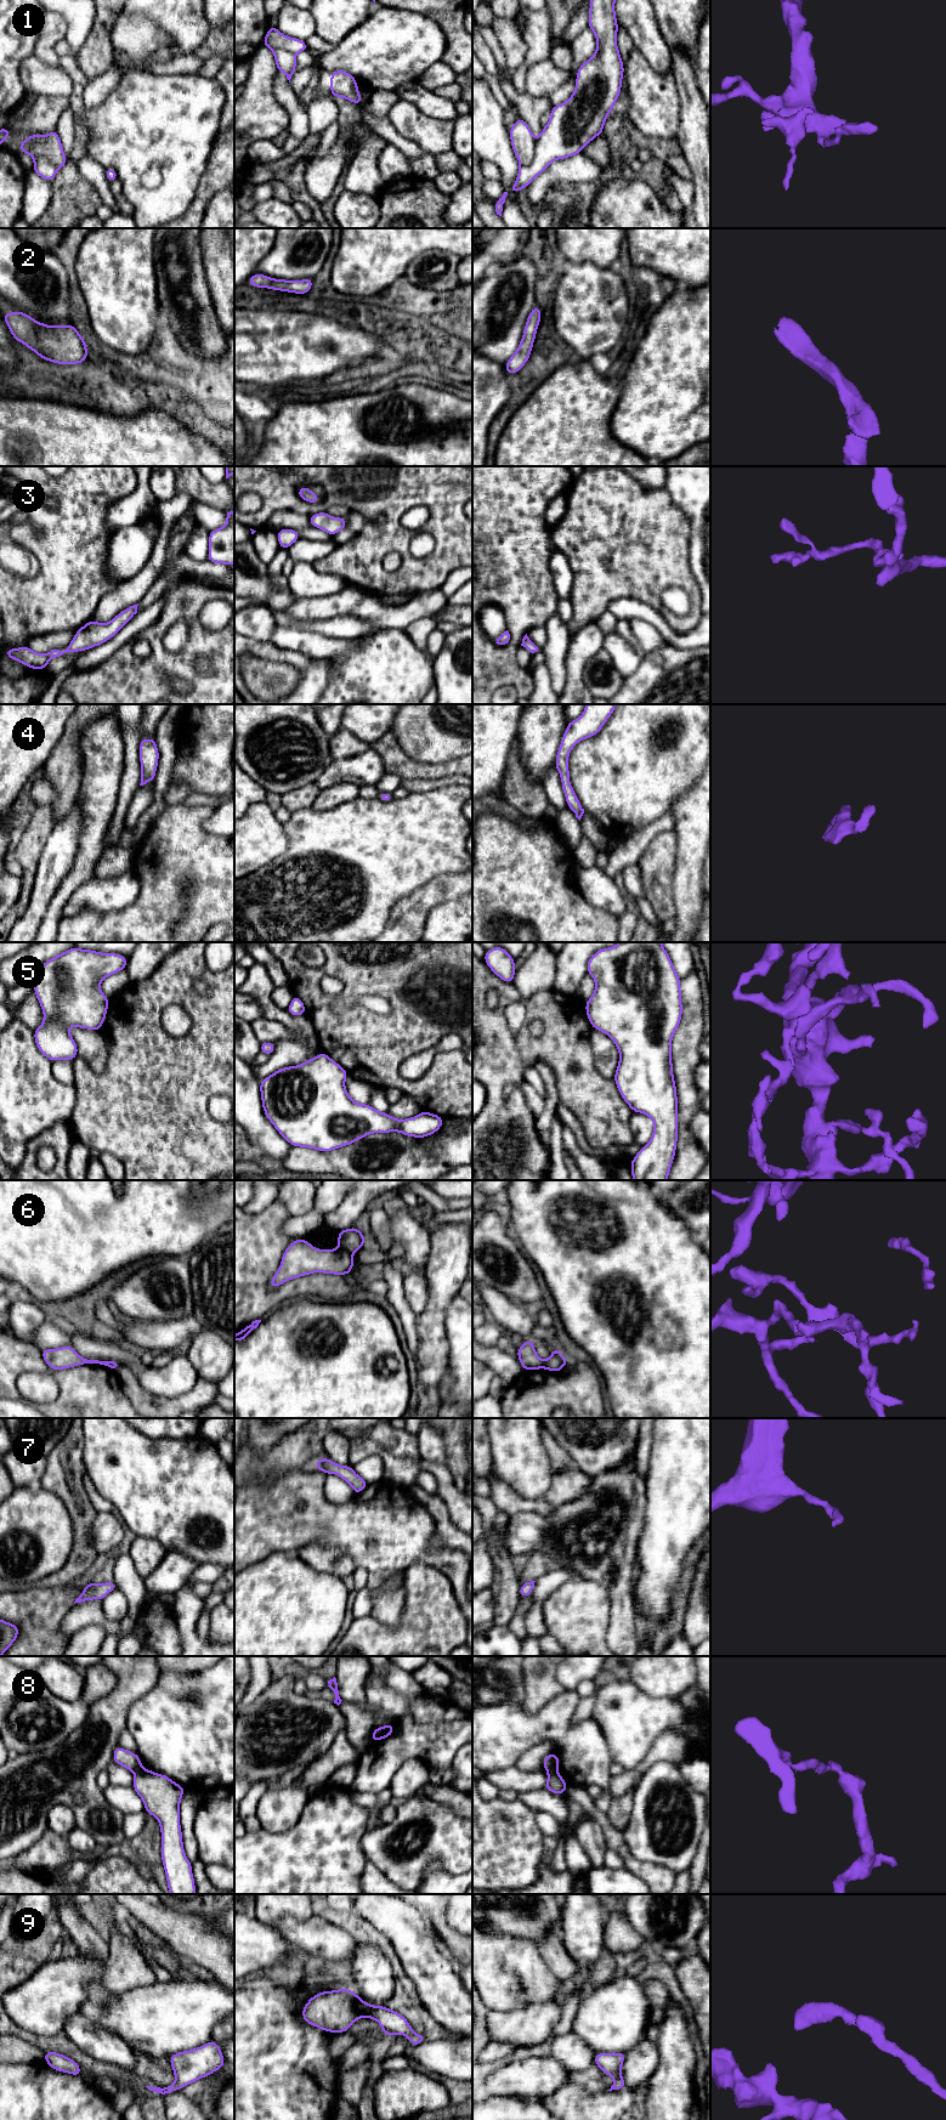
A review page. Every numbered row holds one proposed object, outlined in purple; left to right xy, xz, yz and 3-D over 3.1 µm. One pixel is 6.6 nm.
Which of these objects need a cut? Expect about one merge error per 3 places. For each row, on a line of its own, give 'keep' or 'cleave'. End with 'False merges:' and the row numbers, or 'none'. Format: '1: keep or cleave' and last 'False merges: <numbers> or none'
1: cleave
2: keep
3: keep
4: keep
5: keep
6: cleave
7: keep
8: cleave
9: keep
False merges: 1, 6, 8

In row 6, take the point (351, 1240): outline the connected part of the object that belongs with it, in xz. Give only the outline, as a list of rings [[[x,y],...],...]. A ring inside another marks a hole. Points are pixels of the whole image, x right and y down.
[[[355,1226],[338,1231],[339,1248],[355,1253],[361,1249],[364,1245],[364,1235]]]

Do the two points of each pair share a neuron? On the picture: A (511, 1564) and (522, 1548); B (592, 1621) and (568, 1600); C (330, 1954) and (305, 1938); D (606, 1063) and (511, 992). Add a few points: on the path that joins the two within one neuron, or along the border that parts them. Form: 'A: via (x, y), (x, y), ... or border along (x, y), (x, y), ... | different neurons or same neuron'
A: border along (504, 1530), (503, 1546), (516, 1559) | different neurons
B: via (585, 1617), (575, 1606) | same neuron
C: via (324, 1948), (315, 1938), (311, 1938) | same neuron
D: border along (592, 1027), (589, 1046), (594, 1066), (606, 1078) | different neurons

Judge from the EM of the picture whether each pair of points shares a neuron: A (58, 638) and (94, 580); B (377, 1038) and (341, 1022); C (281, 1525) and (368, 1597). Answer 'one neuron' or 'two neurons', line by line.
A: two neurons
B: one neuron
C: two neurons

